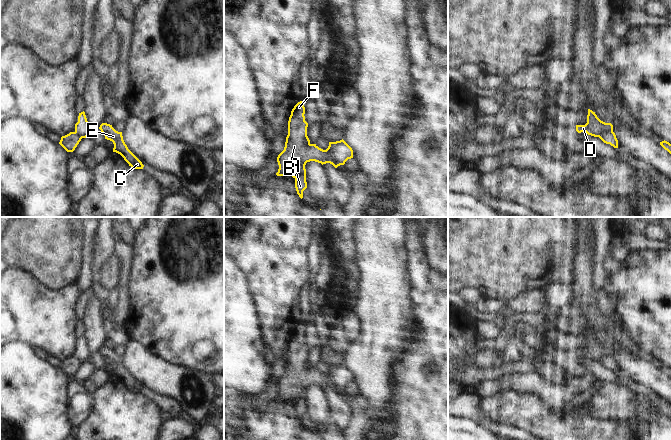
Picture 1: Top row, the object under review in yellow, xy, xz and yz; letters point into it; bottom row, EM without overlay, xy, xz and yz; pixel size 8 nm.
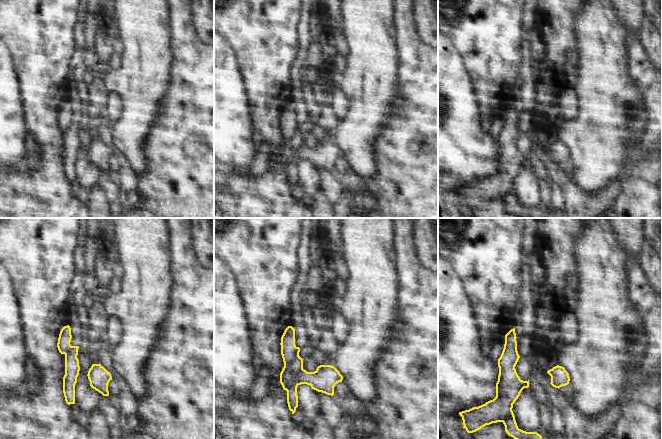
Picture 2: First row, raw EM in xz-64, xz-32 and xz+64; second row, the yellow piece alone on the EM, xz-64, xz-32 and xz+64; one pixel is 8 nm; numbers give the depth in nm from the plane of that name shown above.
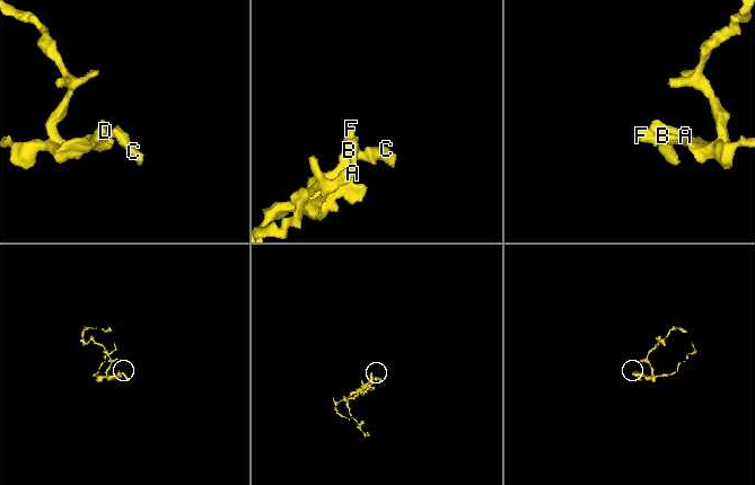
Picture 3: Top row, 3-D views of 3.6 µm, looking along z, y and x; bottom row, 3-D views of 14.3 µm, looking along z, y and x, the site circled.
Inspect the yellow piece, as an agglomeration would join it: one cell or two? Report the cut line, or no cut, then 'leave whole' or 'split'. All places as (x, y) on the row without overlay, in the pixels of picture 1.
cut in yz along (612, 355), (603, 355), (598, 360); split

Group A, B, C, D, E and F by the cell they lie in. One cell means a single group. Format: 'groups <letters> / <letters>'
groups A D / B C E F

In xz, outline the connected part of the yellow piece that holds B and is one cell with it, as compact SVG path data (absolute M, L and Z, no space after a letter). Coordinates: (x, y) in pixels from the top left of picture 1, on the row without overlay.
M302 325L298 326L291 335L288 345L288 359L284 374L278 379L279 389L277 400L292 400L296 402L302 390L307 386L330 387L335 392L344 389L348 383L353 382L352 372L342 363L329 366L326 374L316 368L304 369L307 359L308 347L305 345L305 331Z

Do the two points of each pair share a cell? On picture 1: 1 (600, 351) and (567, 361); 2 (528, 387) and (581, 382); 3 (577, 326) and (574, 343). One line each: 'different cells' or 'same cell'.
1: same cell
2: same cell
3: different cells

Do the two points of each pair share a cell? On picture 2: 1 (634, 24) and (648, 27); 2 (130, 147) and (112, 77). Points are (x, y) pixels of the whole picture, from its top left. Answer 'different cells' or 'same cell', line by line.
1: different cells
2: same cell

